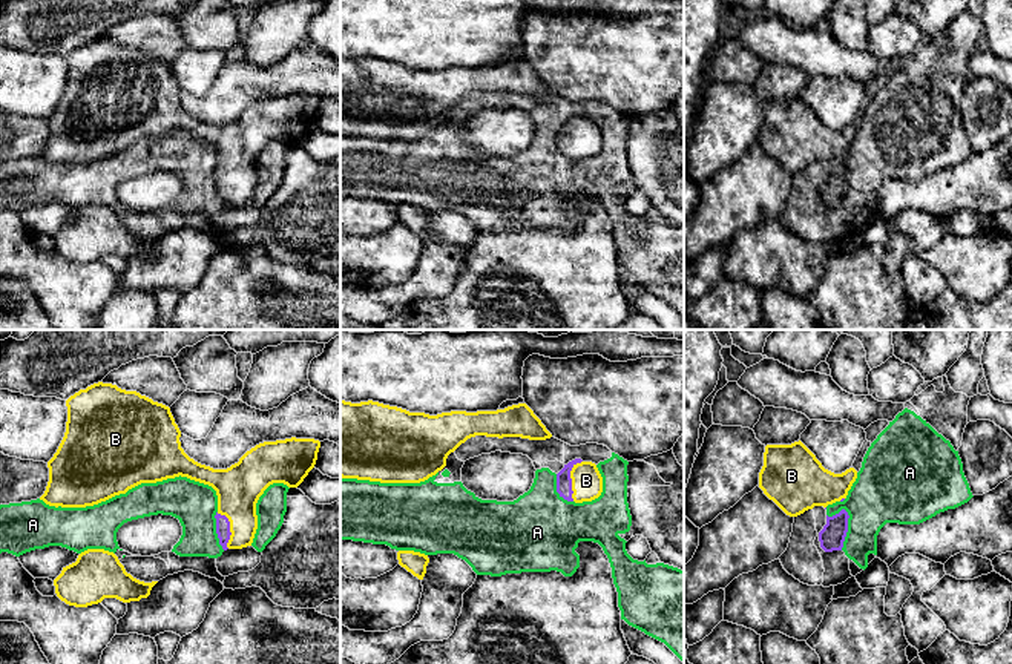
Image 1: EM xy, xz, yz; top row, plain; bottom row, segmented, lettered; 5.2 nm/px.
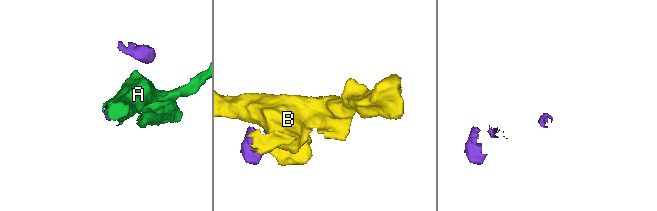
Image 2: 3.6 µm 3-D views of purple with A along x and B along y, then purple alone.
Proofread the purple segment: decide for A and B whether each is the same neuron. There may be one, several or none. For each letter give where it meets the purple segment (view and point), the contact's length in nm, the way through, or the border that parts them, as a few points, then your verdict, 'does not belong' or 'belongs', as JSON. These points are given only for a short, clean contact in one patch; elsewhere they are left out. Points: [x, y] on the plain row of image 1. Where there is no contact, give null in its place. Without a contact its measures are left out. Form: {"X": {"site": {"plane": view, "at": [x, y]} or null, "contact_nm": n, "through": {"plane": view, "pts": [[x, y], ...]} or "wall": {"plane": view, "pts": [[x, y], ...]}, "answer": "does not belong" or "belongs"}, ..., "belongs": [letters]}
{"A": {"site": {"plane": "yz", "at": [847, 186]}, "contact_nm": 220, "answer": "does not belong"}, "B": {"site": {"plane": "xz", "at": [571, 137]}, "contact_nm": 220, "answer": "belongs"}, "belongs": ["B"]}

